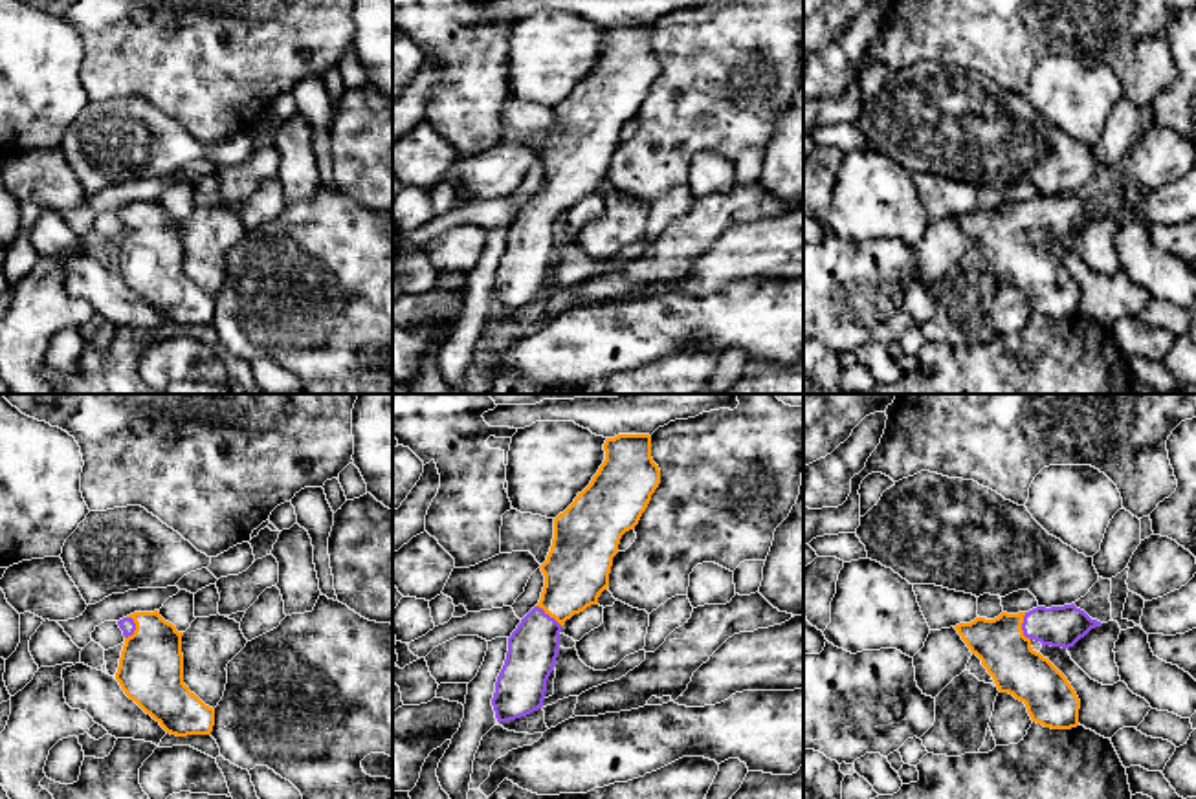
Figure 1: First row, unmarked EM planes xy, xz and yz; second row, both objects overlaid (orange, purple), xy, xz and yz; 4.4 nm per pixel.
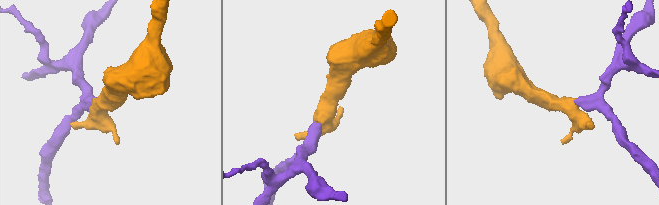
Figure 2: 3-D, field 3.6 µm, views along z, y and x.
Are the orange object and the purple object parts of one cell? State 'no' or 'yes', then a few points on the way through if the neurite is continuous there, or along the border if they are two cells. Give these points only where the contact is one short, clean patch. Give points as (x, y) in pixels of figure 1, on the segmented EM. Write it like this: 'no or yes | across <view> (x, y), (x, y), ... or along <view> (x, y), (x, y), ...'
yes | across yz (1006, 653), (1006, 642), (1020, 627), (1064, 625)

